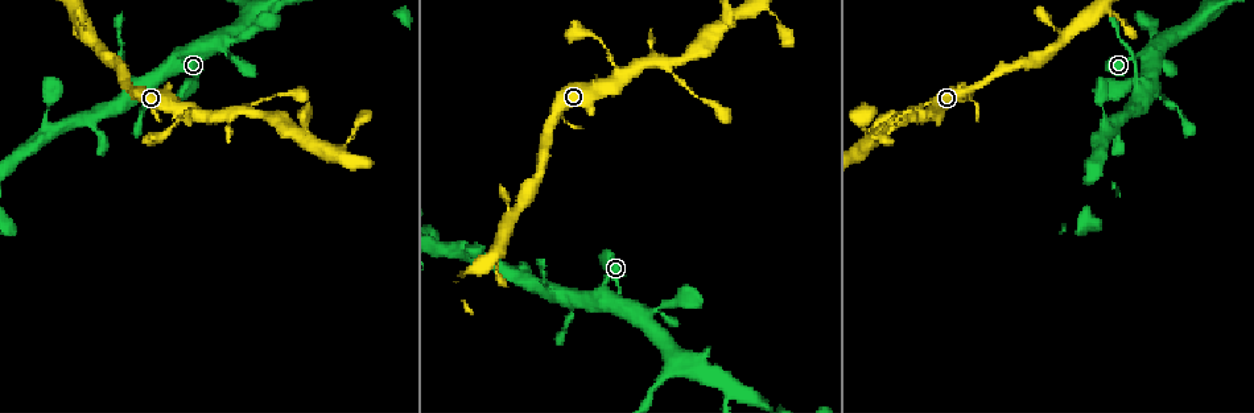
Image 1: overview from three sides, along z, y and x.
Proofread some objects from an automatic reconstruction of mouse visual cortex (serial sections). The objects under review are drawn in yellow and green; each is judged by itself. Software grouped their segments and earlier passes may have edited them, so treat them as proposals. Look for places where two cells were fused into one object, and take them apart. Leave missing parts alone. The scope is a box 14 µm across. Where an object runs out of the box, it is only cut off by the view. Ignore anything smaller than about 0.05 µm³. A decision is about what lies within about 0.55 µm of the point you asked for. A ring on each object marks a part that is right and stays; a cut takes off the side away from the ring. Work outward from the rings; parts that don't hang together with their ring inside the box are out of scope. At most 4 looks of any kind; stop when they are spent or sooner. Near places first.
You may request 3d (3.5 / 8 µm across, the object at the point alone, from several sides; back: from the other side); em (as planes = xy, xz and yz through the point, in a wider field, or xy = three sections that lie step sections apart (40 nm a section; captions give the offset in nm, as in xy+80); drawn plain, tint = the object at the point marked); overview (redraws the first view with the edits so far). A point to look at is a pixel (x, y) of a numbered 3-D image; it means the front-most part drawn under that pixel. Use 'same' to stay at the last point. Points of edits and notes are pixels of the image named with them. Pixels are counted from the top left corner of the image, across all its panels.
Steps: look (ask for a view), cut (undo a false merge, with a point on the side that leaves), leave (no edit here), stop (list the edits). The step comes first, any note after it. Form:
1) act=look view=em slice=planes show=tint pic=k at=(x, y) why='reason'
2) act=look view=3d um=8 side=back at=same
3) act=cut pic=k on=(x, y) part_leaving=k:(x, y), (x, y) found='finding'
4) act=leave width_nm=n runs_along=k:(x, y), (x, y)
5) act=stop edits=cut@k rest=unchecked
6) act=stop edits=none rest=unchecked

act=look view=3d um=8 pic=1 at=(1135, 65)

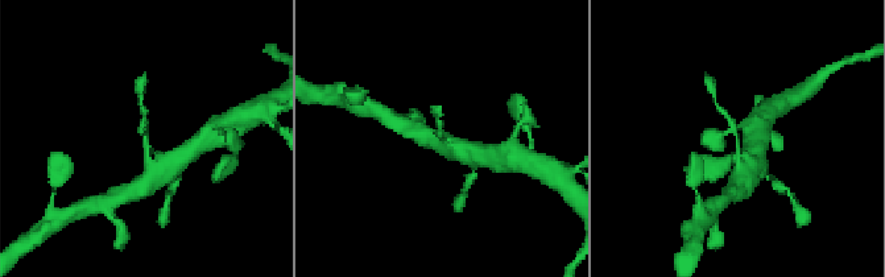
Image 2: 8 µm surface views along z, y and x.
act=look view=em slice=xy step=1 show=tint pic=2 at=(737, 140) arm_widths_nm=200,350 why='shape alone is not enough'

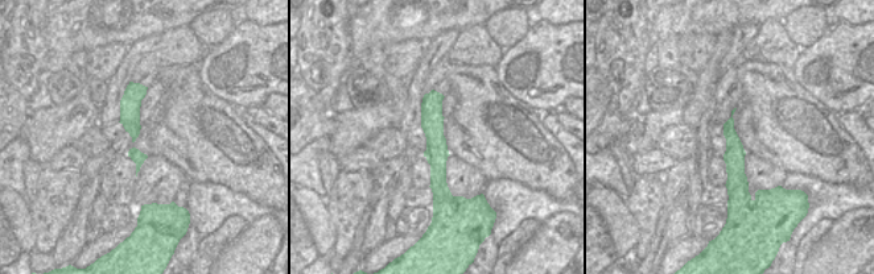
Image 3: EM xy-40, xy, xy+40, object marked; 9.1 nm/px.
act=leave runs_along=3:(433, 94), (437, 183), (445, 194) found='continuous, no second cell'

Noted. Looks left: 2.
act=look view=3d um=3.5 side=back pic=1 at=(239, 112)

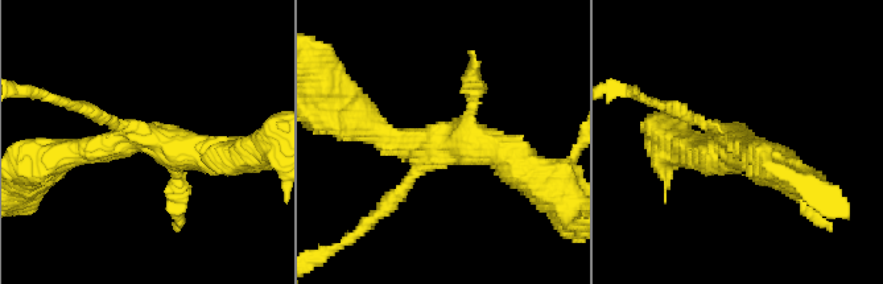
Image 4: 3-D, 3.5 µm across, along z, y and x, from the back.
act=look view=em slice=xy step=3 show=tint pic=4 at=(151, 140) why='shape alone is not enough'

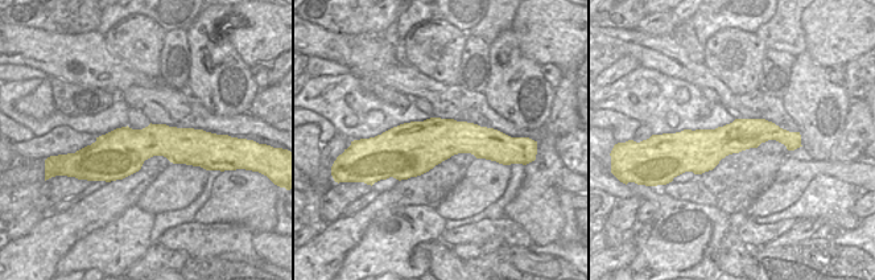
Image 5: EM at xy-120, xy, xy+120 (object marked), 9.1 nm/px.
act=leave found='all the same cell'

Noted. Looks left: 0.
act=stop edits=none rest=unchecked

